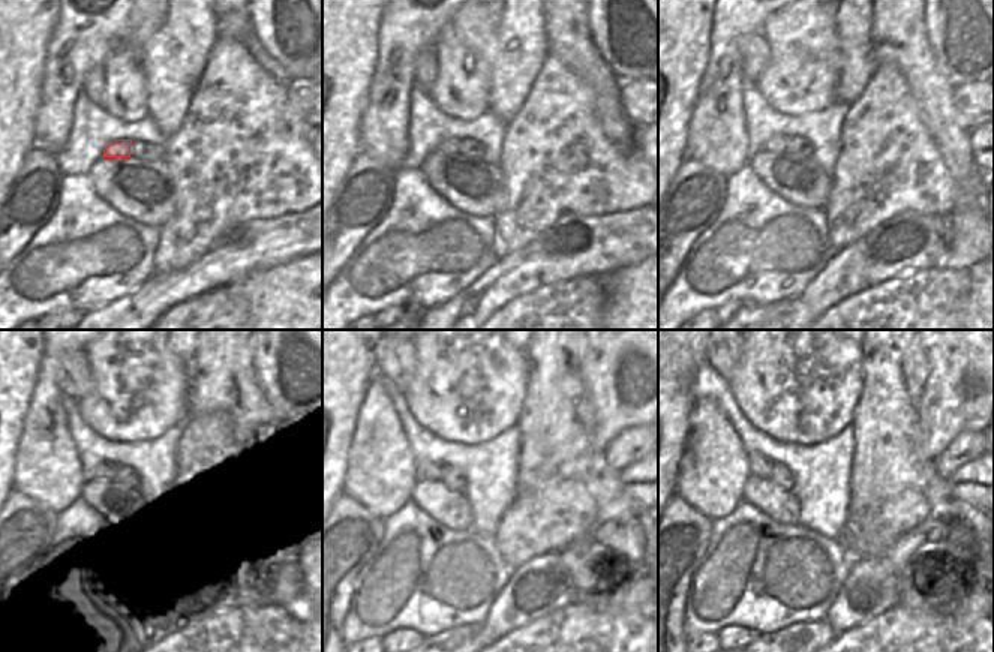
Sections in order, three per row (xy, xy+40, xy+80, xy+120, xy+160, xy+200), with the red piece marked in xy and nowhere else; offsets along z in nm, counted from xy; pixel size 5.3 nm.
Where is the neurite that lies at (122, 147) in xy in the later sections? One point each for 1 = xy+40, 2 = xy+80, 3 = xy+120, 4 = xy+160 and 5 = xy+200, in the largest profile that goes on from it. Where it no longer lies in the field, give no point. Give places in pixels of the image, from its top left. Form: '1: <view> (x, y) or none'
1: xy+40 (447, 146)
2: xy+80 (778, 144)
3: xy+120 (105, 471)
4: xy+160 (425, 471)
5: xy+200 (762, 468)

